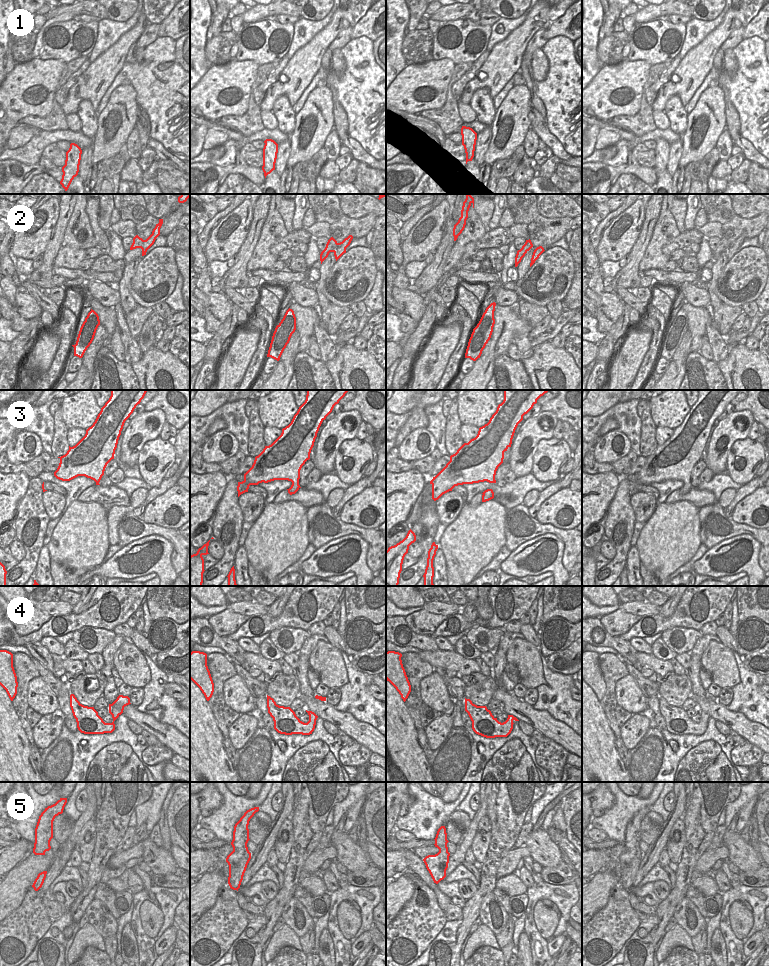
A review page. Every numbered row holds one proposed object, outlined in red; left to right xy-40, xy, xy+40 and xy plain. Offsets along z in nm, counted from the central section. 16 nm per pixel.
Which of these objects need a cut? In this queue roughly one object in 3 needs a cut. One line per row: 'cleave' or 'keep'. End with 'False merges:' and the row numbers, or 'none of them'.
1: keep
2: cleave
3: keep
4: keep
5: keep
False merges: 2

